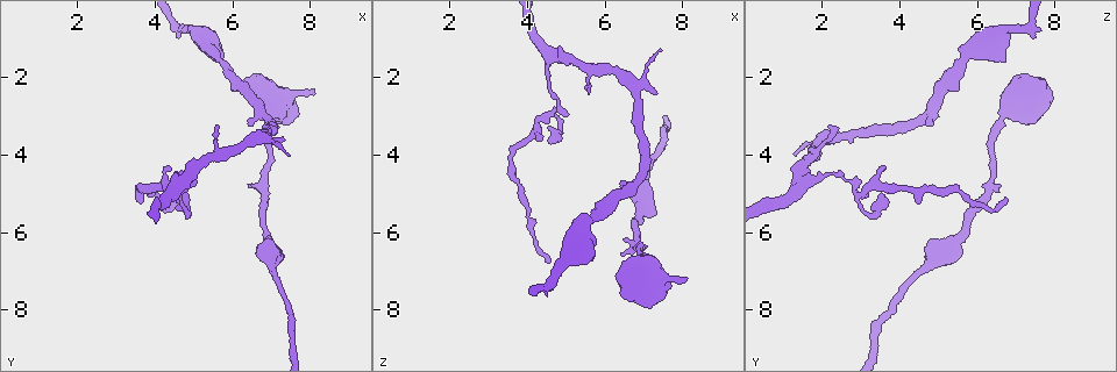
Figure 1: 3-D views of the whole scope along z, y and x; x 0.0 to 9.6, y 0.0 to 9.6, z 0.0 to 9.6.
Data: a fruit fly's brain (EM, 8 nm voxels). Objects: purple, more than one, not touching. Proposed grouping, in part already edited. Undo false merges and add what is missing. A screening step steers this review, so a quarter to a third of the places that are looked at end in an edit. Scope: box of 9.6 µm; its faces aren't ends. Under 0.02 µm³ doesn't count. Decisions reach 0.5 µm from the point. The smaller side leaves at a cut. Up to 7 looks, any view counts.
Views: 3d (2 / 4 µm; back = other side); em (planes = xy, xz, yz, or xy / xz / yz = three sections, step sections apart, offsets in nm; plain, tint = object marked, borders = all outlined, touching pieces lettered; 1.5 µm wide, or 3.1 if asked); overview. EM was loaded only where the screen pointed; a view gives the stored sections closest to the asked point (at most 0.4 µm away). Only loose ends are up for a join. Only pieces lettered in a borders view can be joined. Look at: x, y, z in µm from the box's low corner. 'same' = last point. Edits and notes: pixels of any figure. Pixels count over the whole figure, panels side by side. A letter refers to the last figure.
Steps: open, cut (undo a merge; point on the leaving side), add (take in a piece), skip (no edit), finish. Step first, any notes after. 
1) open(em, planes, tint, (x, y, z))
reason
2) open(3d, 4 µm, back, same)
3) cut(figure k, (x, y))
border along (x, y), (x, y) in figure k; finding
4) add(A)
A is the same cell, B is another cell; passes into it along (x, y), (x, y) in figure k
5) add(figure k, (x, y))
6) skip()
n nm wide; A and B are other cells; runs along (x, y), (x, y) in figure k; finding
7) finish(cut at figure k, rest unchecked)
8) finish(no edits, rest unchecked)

open(em, xz, step 8, tint, (4.35, 4.40, 3.55))
thin end

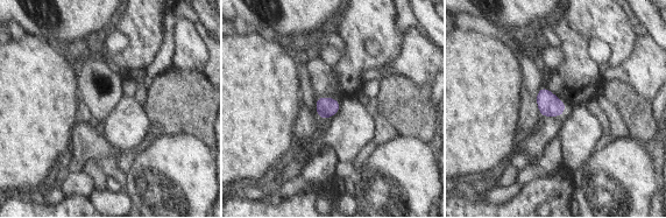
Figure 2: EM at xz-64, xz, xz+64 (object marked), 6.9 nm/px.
open(em, planes, borders, same)

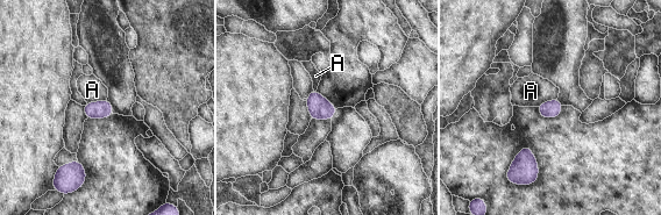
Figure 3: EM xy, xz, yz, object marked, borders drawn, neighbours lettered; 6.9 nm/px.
skip()
A touches over 150 nm; A is another cell; none of them fits

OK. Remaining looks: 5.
open(em, xy, step 4, tint, (6.90, 6.30, 5.35))
calibre changes

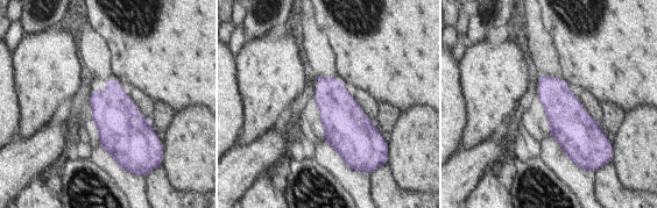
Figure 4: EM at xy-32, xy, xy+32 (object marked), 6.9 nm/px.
open(em, yz, step 4, borders, same)
another direction

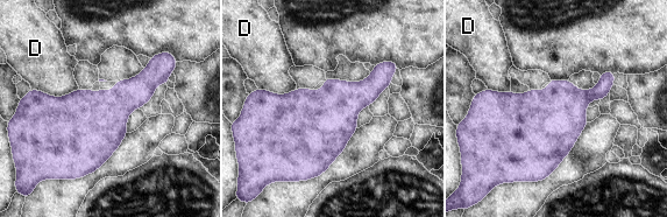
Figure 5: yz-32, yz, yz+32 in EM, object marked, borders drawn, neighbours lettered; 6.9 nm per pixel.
skip()
D touches over 320 nm; D is another cell; all the same neuron

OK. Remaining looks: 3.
open(em, planes, borders, (8.10, 2.45, 7.15))
free end

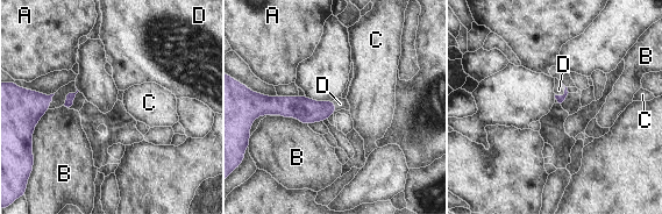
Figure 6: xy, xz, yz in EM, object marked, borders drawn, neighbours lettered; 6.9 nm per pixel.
add(D)
D is the same cell, A, B and C are other cells; passes into it along (560, 99), (564, 92), (559, 90) in figure 6; it goes on there

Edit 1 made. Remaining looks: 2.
finish(add at figure 6, rest unchecked)

